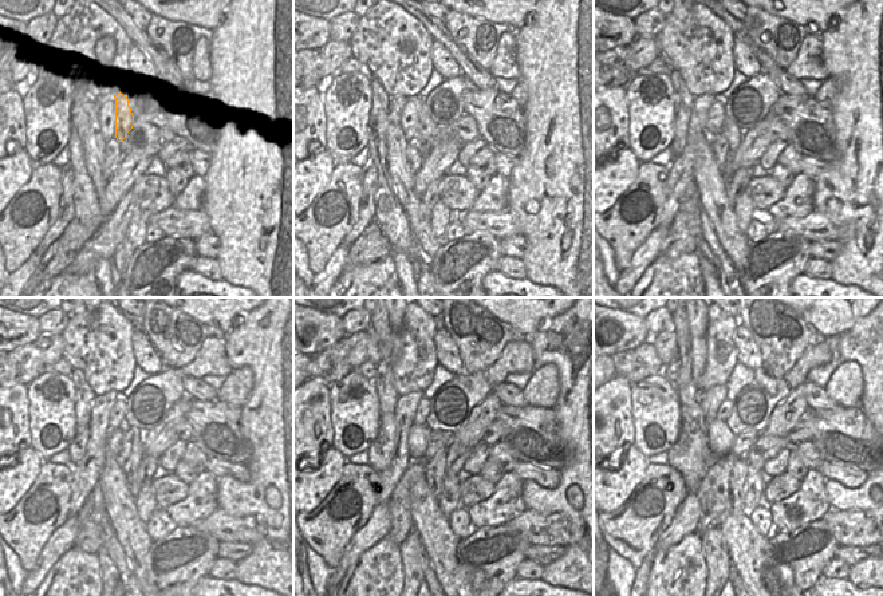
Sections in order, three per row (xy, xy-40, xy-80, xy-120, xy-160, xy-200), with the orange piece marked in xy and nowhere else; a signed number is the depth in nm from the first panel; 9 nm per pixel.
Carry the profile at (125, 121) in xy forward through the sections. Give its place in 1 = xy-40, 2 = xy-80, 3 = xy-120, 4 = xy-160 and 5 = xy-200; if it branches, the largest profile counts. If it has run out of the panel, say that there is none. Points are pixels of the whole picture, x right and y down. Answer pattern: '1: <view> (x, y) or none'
1: xy-40 (429, 131)
2: xy-80 (729, 130)
3: xy-120 (131, 465)
4: xy-160 (434, 468)
5: xy-200 (740, 469)

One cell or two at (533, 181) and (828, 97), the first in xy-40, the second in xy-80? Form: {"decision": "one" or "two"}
{"decision": "two"}

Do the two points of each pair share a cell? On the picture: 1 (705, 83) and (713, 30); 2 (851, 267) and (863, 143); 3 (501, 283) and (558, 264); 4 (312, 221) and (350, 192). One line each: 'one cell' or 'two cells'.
1: one cell
2: one cell
3: two cells
4: one cell

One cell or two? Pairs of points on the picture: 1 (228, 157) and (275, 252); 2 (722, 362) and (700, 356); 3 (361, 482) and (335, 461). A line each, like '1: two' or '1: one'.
1: one
2: two
3: two

